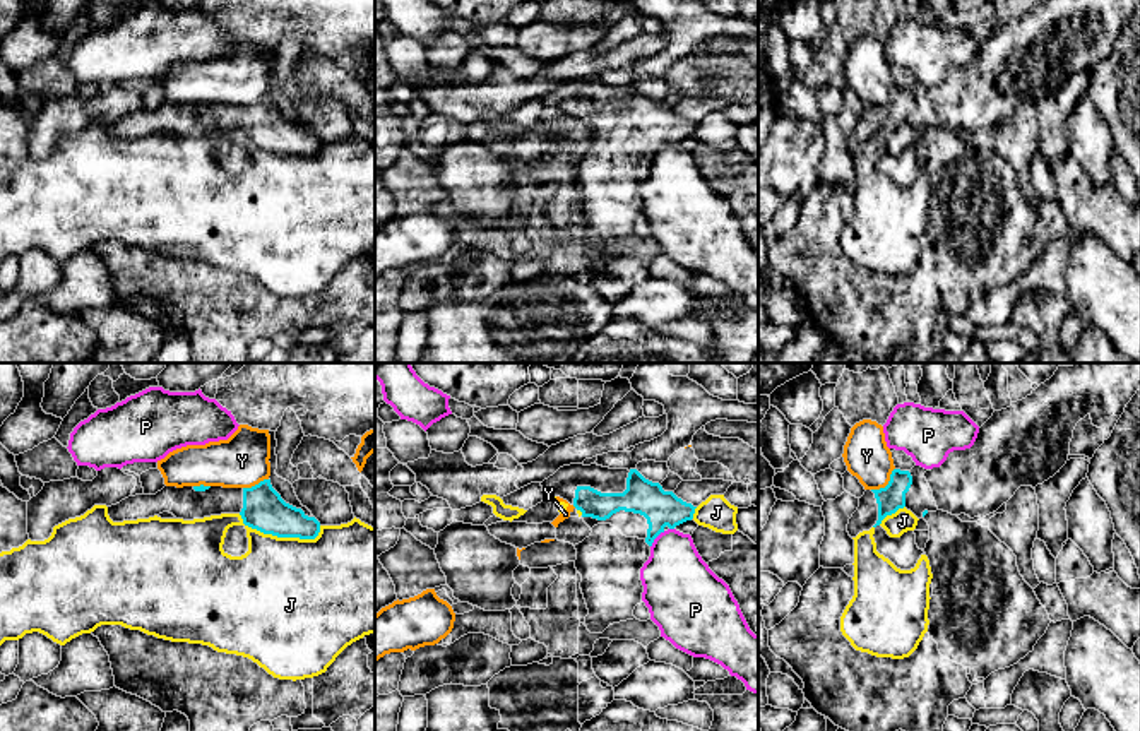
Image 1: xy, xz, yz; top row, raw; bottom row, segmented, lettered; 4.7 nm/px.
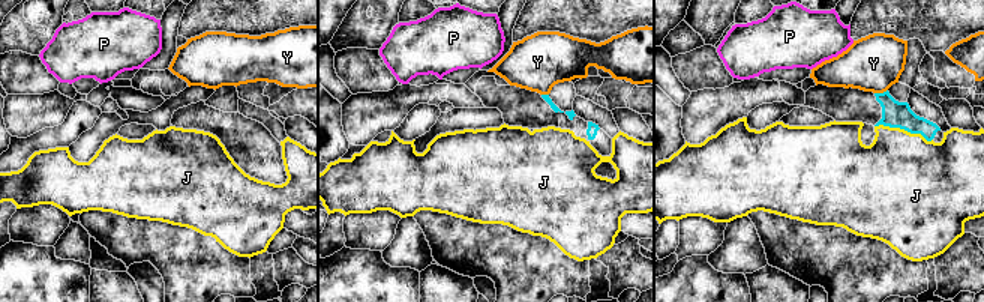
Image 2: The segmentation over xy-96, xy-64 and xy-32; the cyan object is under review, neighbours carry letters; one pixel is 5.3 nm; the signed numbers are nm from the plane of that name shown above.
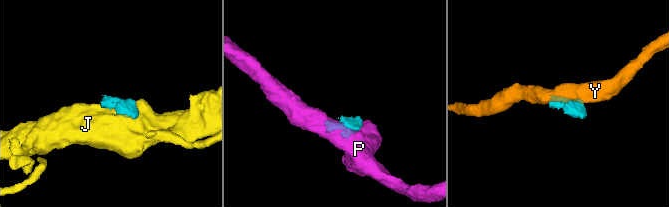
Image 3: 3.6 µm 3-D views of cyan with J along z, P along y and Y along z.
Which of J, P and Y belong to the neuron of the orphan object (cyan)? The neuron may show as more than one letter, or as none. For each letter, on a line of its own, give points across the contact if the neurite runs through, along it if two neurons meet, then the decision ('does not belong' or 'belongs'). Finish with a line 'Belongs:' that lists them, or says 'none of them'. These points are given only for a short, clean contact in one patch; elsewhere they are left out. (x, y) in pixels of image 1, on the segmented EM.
J: does not belong
P: border along xz (664, 531), (651, 546); does not belong
Y: border along yz (894, 468), (889, 481), (872, 490); does not belong
Belongs: none of them

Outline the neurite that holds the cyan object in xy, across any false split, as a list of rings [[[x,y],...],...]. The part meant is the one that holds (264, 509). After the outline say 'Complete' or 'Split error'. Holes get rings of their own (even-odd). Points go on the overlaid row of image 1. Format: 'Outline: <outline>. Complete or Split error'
Outline: [[[264,479],[252,488],[164,486],[156,495],[135,495],[108,507],[113,522],[149,519],[163,512],[193,520],[221,514],[240,514],[243,524],[277,538],[315,539],[320,522],[286,503]]]. Split error

